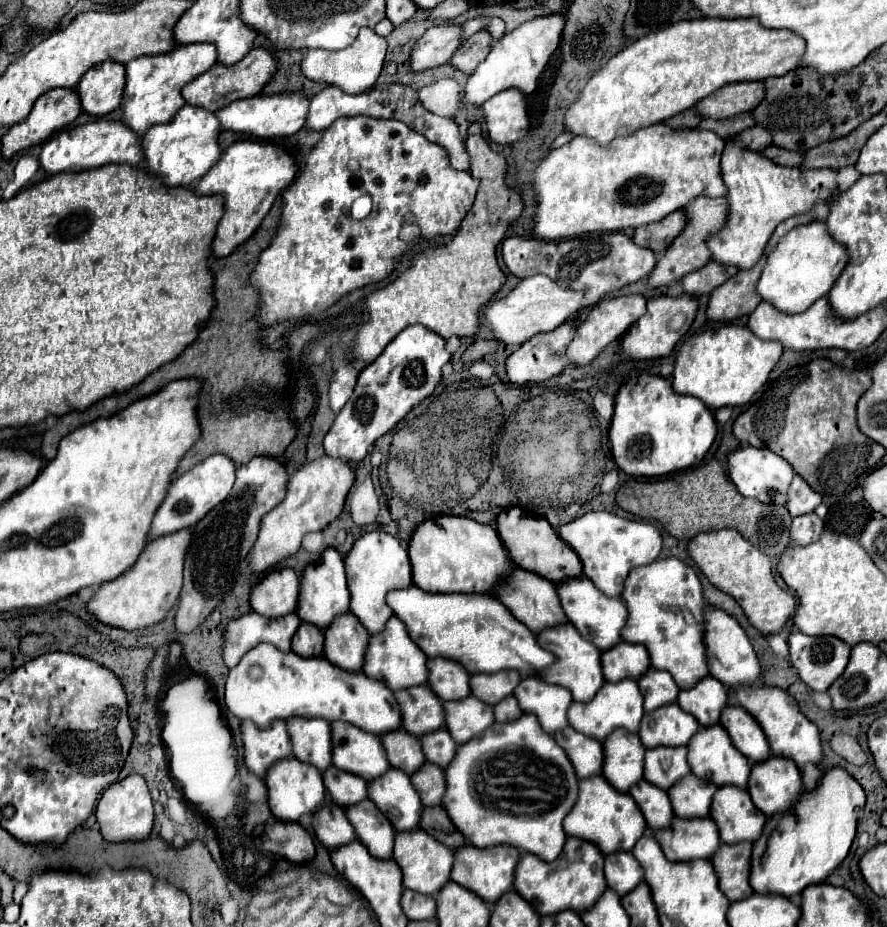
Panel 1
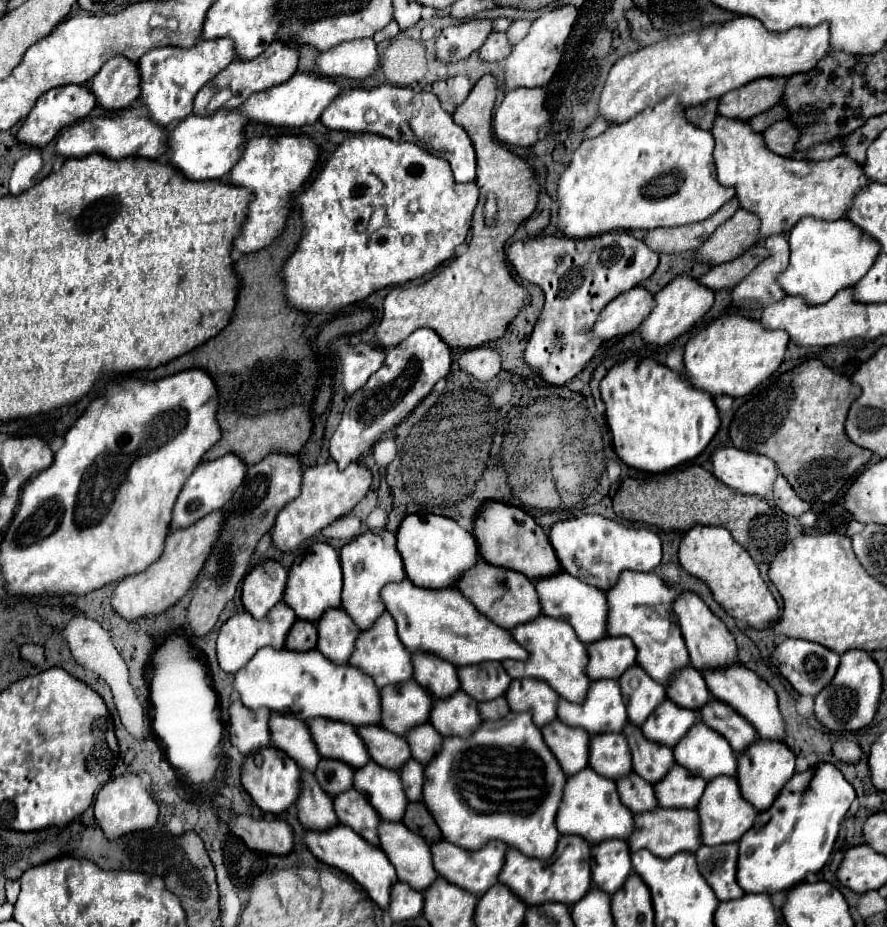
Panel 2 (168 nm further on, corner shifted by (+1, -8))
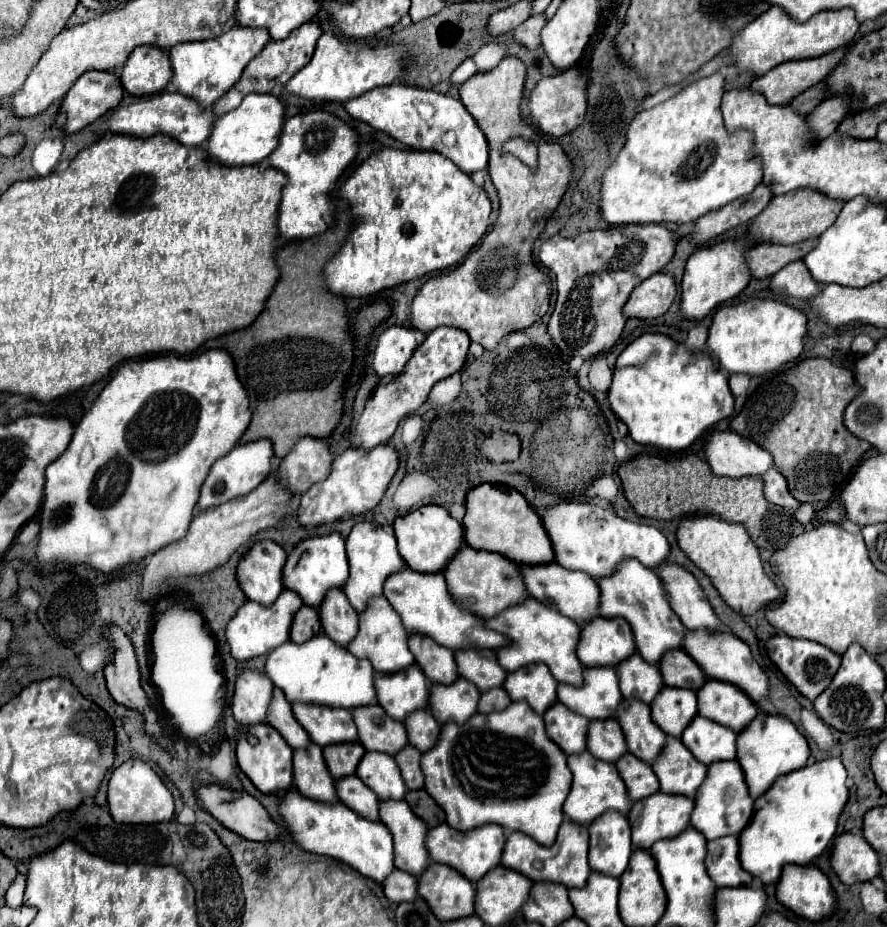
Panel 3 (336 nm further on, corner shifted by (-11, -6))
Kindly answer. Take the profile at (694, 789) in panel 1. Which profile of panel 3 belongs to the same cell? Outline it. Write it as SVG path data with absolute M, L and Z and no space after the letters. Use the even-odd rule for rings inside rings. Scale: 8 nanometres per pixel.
M667 736L661 754L651 764L659 788L667 794L681 794L693 798L705 780L707 766L701 764L681 742L681 738Z

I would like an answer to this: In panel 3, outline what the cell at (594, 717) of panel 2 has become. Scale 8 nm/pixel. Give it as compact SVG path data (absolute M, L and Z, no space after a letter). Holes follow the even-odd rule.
M585 668L579 688L559 684L559 702L587 720L613 718L623 696L613 668Z

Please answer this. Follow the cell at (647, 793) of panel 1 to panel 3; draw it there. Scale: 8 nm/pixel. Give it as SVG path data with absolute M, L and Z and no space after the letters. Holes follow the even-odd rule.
M633 754L621 756L615 762L615 766L619 770L621 780L627 784L627 794L633 802L641 800L645 796L651 796L653 792L659 790L659 782L657 782L657 776L653 774L651 766L643 760L639 760L637 756L633 756Z

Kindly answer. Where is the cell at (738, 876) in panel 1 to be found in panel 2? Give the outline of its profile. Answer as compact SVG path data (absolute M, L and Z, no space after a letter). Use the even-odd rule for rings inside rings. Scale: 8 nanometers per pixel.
M731 842L731 846L703 846L703 850L695 856L699 862L699 872L721 902L737 900L745 894L735 878L739 844Z

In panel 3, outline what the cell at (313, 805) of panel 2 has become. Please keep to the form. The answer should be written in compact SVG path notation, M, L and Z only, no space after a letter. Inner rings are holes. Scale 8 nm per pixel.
M309 744L307 748L299 748L293 754L293 782L295 788L319 802L333 802L335 796L335 780L327 772L323 750L319 744Z

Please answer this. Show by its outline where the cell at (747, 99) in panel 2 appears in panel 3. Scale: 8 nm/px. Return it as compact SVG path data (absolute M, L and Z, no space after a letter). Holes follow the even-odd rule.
M839 48L829 56L819 56L819 60L791 60L787 64L779 64L779 68L755 78L751 88L761 92L769 104L789 104L807 88L823 82L845 52L847 48Z

